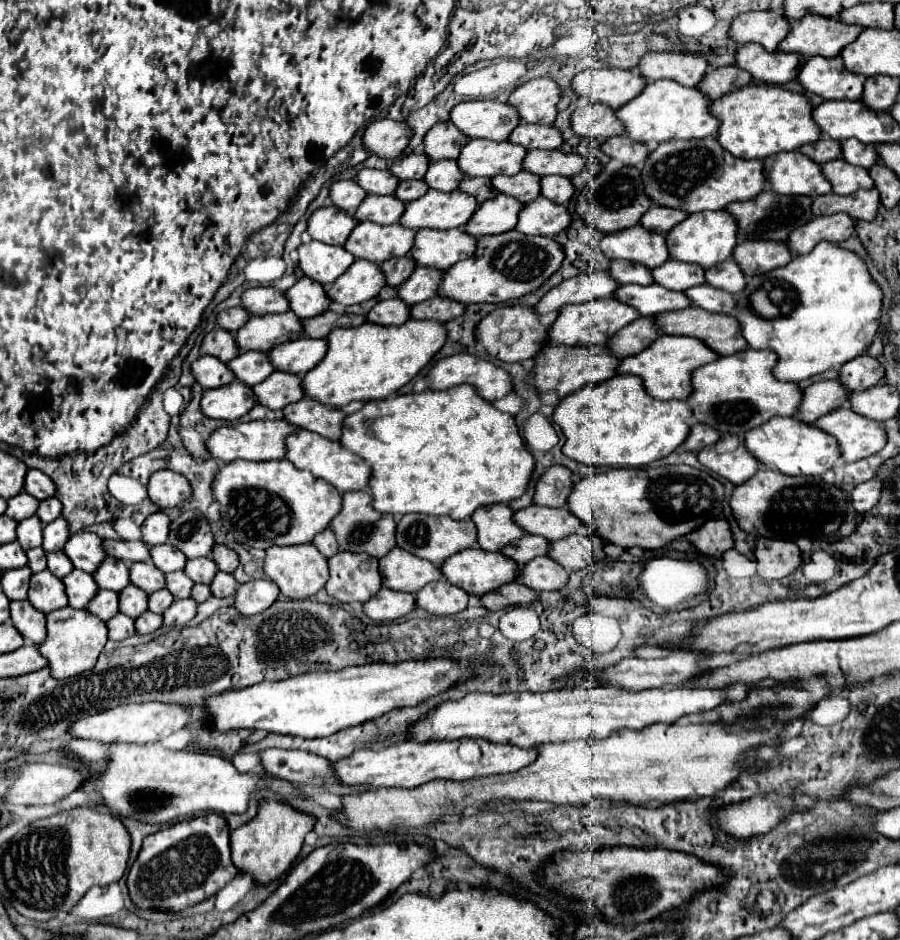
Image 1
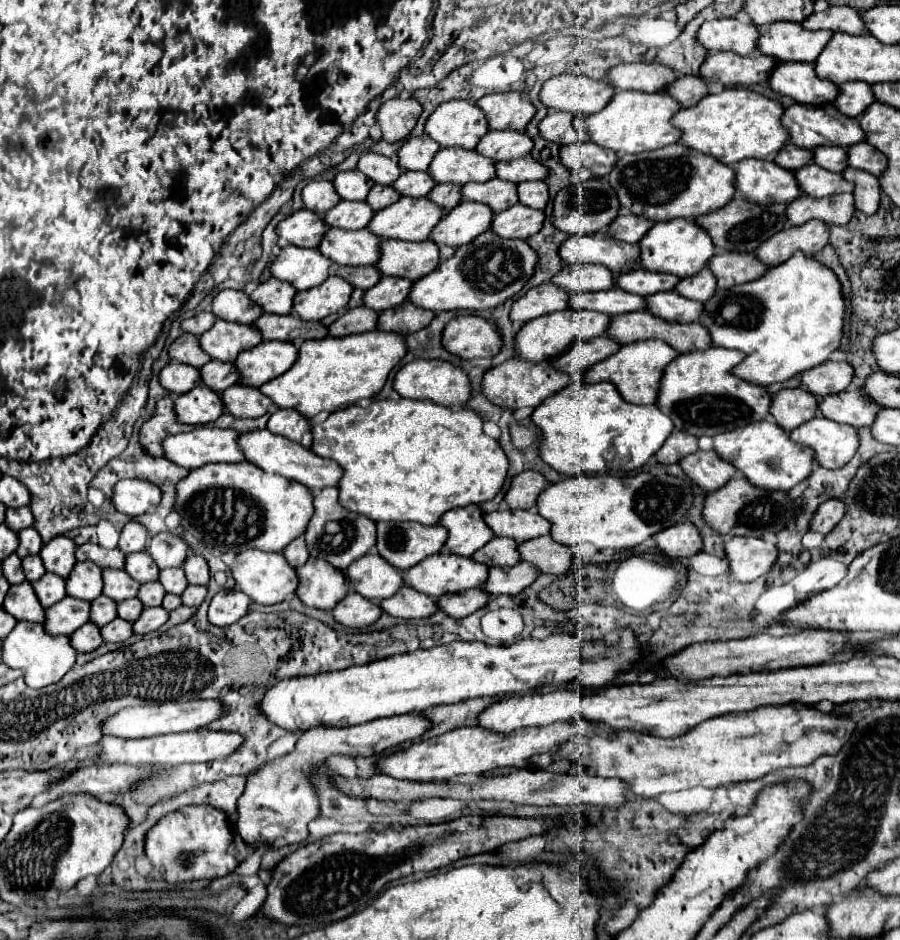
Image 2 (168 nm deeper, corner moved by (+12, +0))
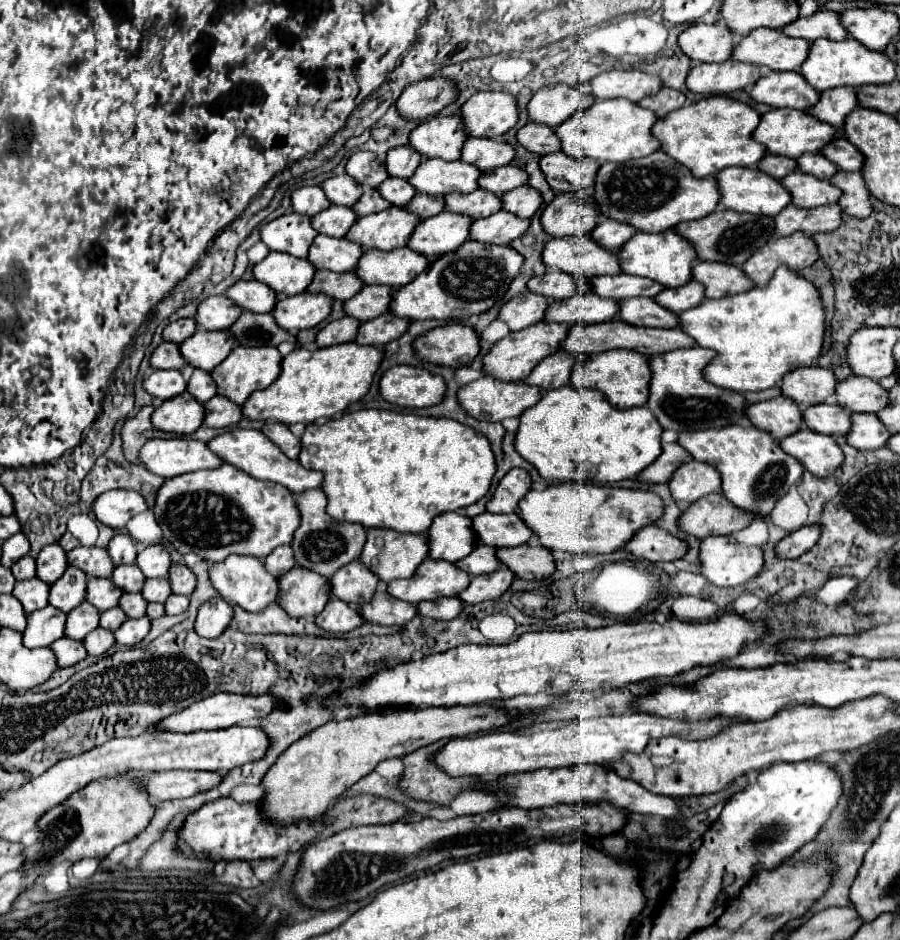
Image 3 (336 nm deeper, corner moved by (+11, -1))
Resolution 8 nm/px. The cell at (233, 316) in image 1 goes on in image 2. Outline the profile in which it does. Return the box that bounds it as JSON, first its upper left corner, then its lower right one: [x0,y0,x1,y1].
[182,311,216,335]

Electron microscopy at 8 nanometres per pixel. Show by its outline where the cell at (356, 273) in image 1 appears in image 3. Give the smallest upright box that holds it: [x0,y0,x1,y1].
[273,294,331,332]

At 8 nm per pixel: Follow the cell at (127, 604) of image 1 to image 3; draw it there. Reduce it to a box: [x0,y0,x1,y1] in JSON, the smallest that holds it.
[63,602,99,640]

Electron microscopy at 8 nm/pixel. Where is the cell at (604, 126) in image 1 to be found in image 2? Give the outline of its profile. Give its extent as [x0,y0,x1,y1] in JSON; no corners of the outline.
[538,111,588,145]

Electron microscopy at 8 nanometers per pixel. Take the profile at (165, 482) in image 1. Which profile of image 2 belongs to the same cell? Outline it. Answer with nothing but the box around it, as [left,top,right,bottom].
[114,479,162,517]

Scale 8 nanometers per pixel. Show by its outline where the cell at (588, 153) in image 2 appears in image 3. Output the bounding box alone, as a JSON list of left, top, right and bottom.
[539,152,599,192]

